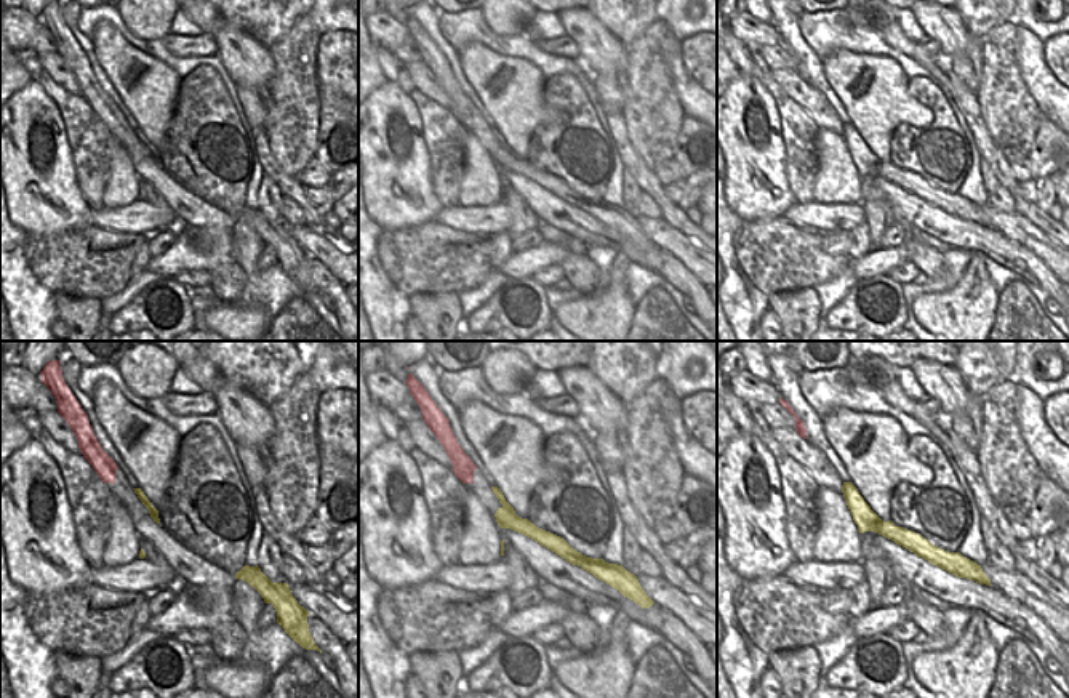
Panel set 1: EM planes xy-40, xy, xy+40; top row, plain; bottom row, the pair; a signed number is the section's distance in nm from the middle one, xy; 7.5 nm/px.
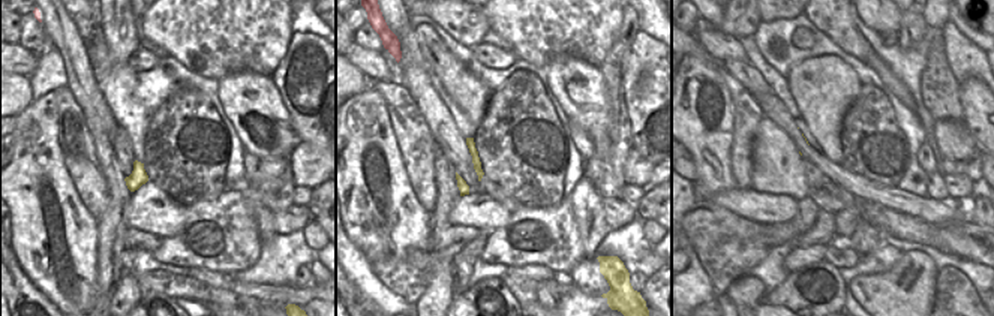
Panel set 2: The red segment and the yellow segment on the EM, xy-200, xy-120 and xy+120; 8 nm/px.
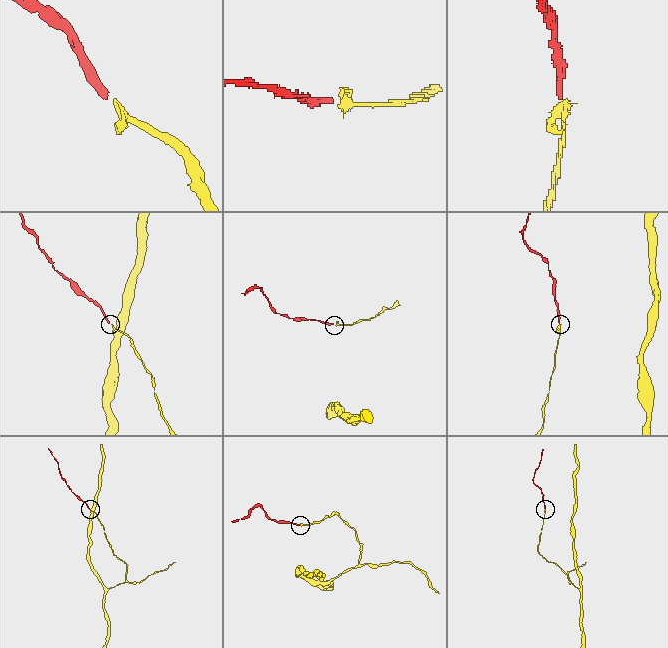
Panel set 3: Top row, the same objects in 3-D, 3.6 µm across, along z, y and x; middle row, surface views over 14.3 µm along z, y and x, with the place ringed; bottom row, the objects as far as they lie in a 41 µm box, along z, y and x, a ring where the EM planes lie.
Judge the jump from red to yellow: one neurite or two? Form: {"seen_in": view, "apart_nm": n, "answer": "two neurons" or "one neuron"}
{"seen_in": "xy", "apart_nm": 150, "answer": "one neuron"}

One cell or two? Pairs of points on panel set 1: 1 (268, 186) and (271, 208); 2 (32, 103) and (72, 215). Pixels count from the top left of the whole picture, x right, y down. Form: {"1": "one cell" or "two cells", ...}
{"1": "one cell", "2": "one cell"}

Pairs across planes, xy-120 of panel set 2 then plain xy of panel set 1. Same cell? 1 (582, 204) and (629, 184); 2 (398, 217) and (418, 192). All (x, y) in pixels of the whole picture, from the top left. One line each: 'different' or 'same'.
1: same
2: same

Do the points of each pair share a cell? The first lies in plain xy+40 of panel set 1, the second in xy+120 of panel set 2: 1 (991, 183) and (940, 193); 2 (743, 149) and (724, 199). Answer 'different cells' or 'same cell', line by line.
1: different cells
2: different cells

